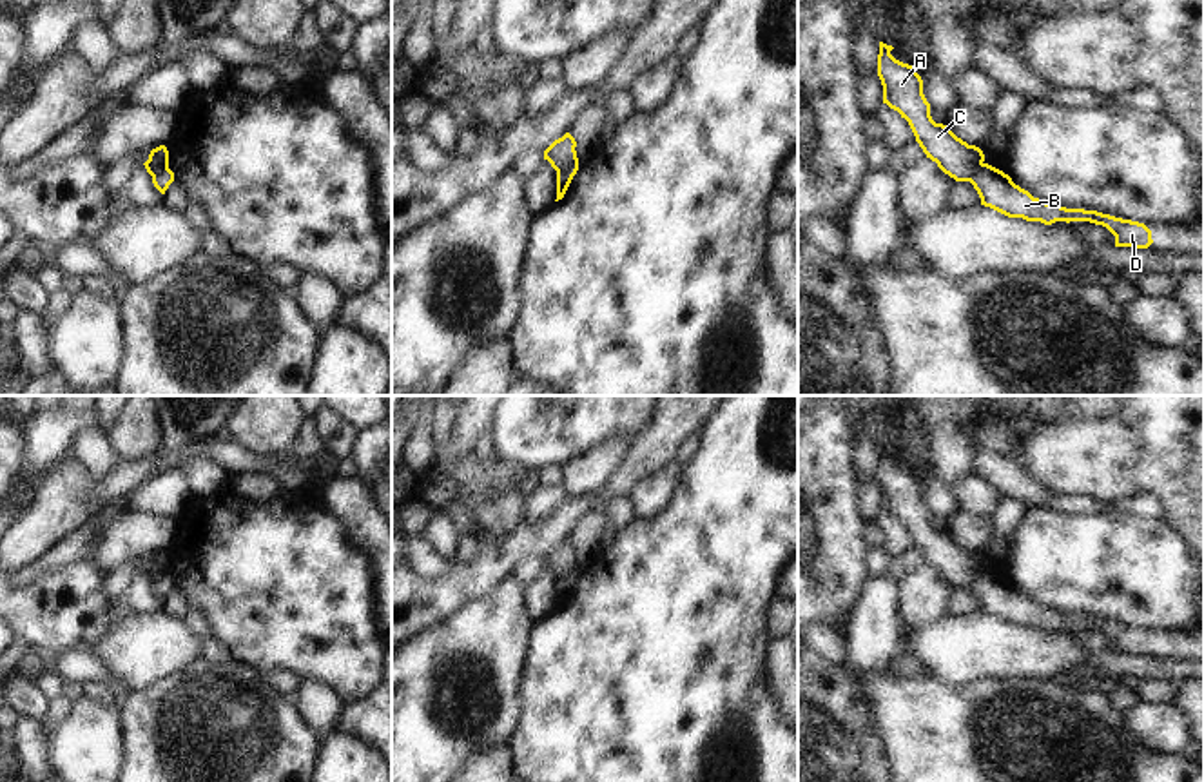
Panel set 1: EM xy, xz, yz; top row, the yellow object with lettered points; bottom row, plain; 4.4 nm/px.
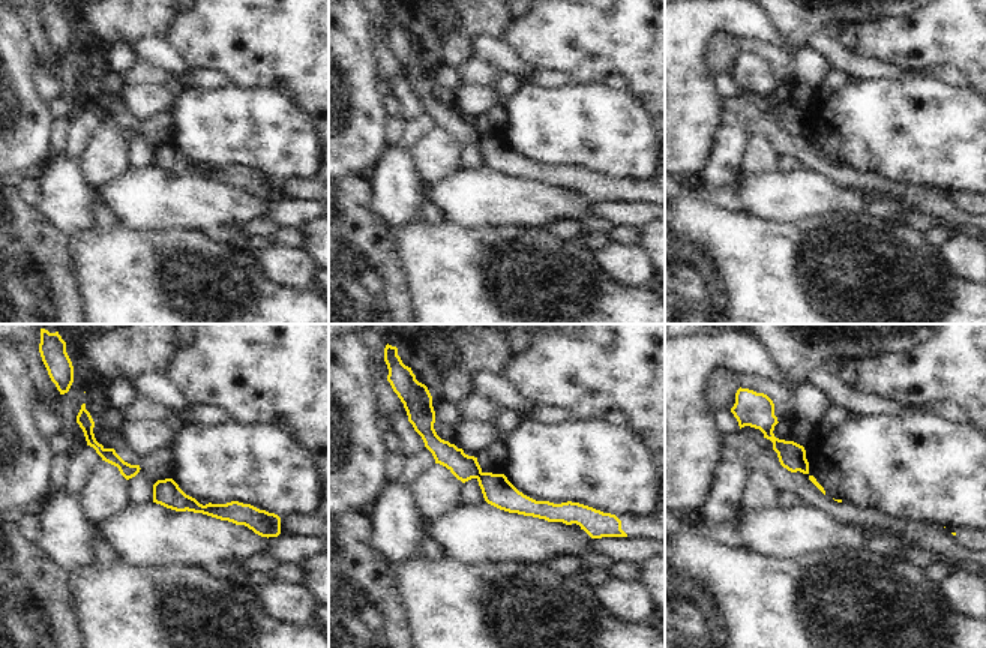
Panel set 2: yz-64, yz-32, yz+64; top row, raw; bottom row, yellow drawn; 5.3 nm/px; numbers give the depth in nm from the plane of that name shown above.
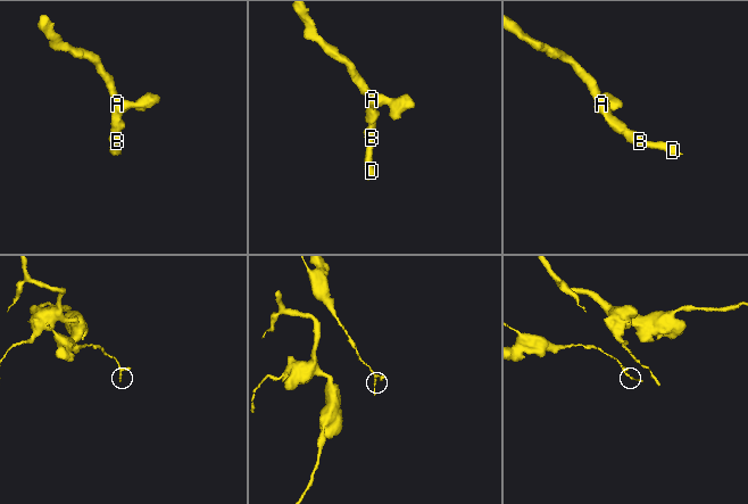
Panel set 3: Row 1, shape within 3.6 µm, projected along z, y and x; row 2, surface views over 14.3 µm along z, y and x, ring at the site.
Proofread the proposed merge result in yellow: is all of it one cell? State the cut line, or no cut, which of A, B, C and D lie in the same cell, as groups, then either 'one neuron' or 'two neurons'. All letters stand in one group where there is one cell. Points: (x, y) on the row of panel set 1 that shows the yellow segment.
cut in xz along (577, 162), (557, 171); A C / B D; two neurons

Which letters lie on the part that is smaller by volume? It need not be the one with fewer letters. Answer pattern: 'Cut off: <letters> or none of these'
Cut off: B, D

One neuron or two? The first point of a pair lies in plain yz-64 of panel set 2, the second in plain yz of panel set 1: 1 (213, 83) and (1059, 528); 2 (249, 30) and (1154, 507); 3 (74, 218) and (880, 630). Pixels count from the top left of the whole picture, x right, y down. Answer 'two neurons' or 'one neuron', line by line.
1: two neurons
2: two neurons
3: one neuron

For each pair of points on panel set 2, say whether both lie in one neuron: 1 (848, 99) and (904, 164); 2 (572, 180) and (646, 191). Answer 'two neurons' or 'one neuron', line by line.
1: one neuron
2: one neuron

